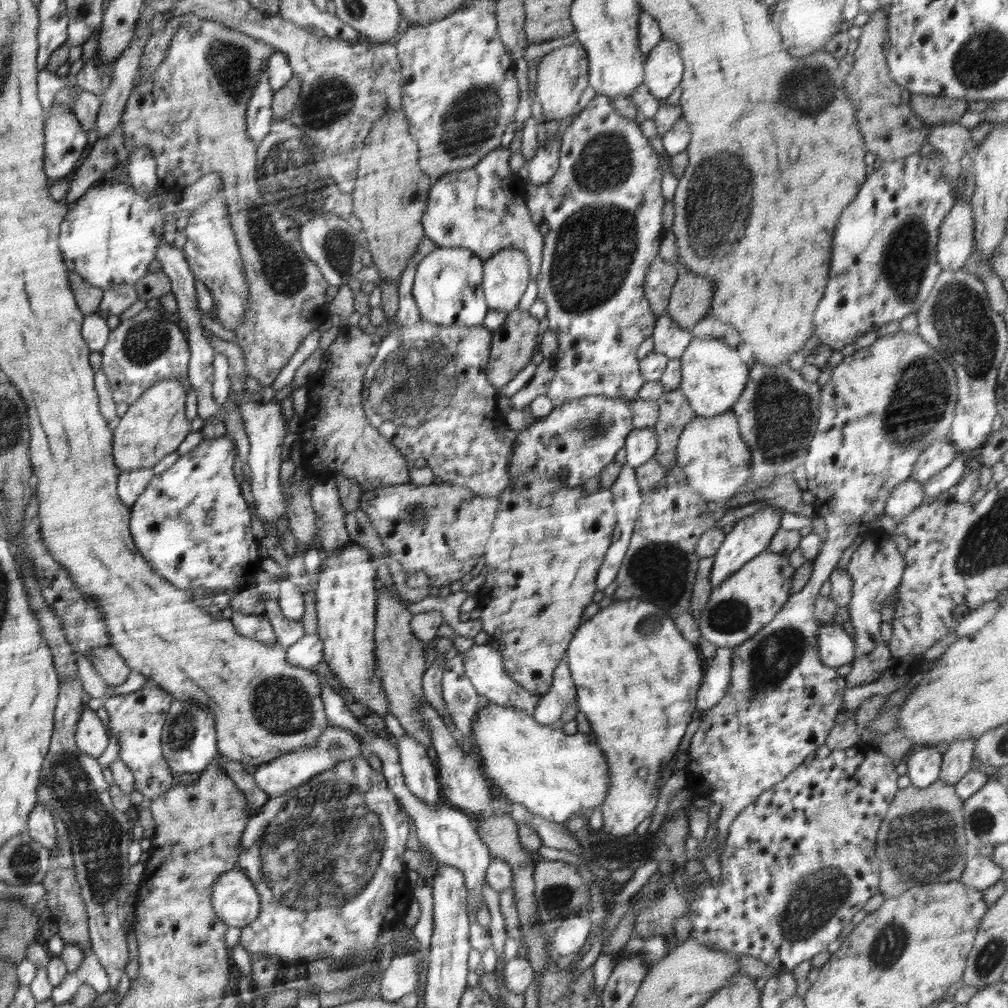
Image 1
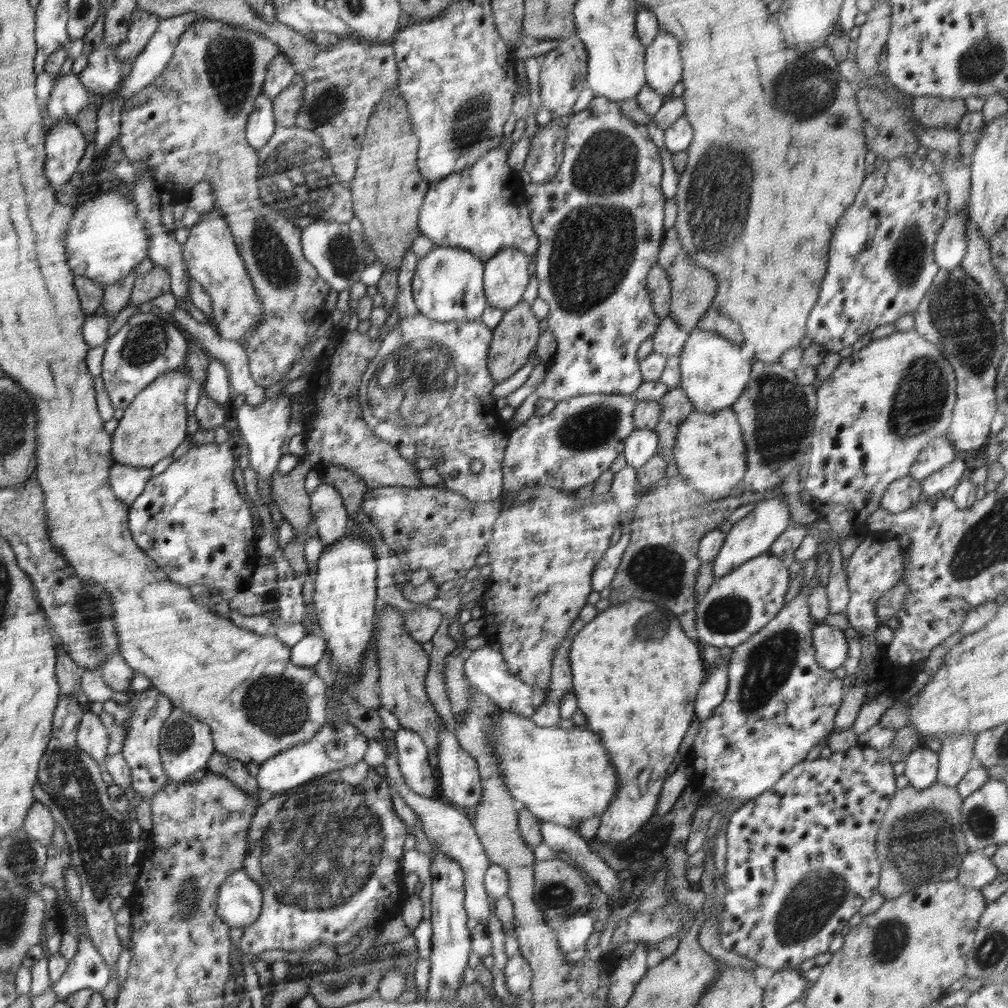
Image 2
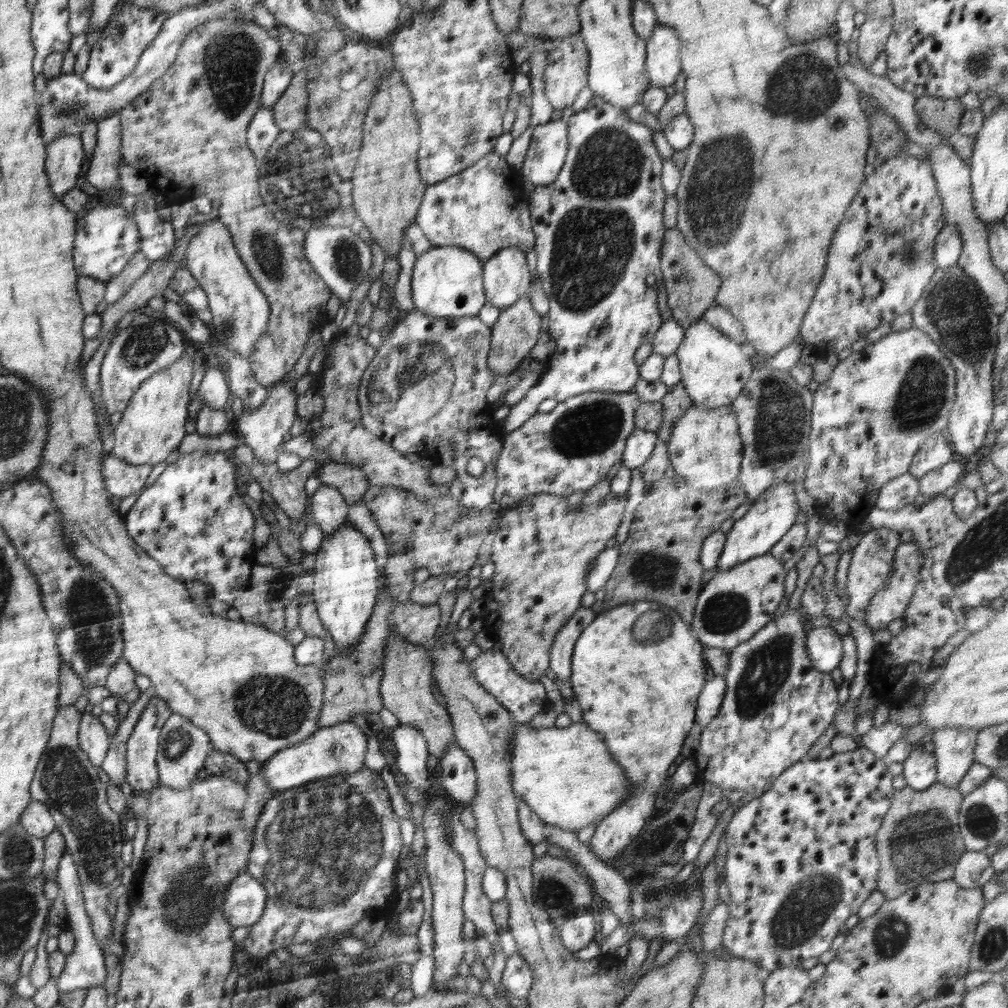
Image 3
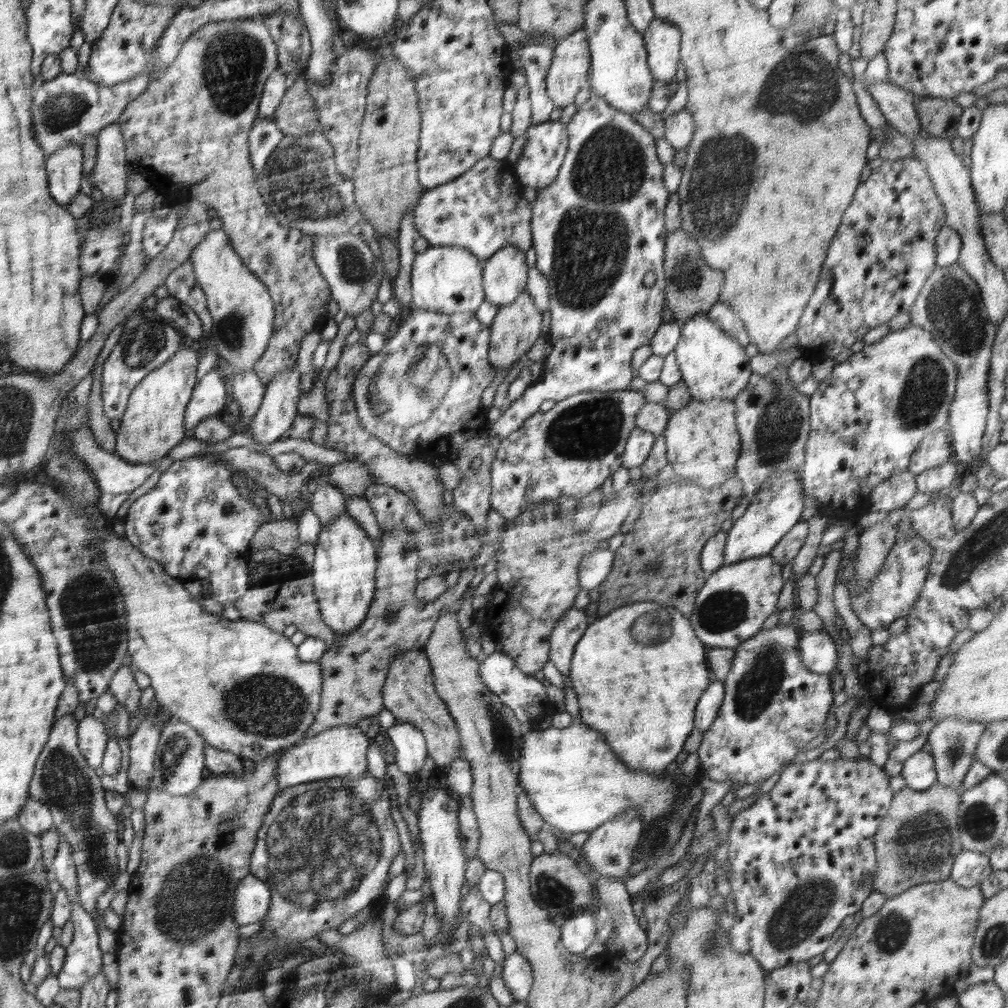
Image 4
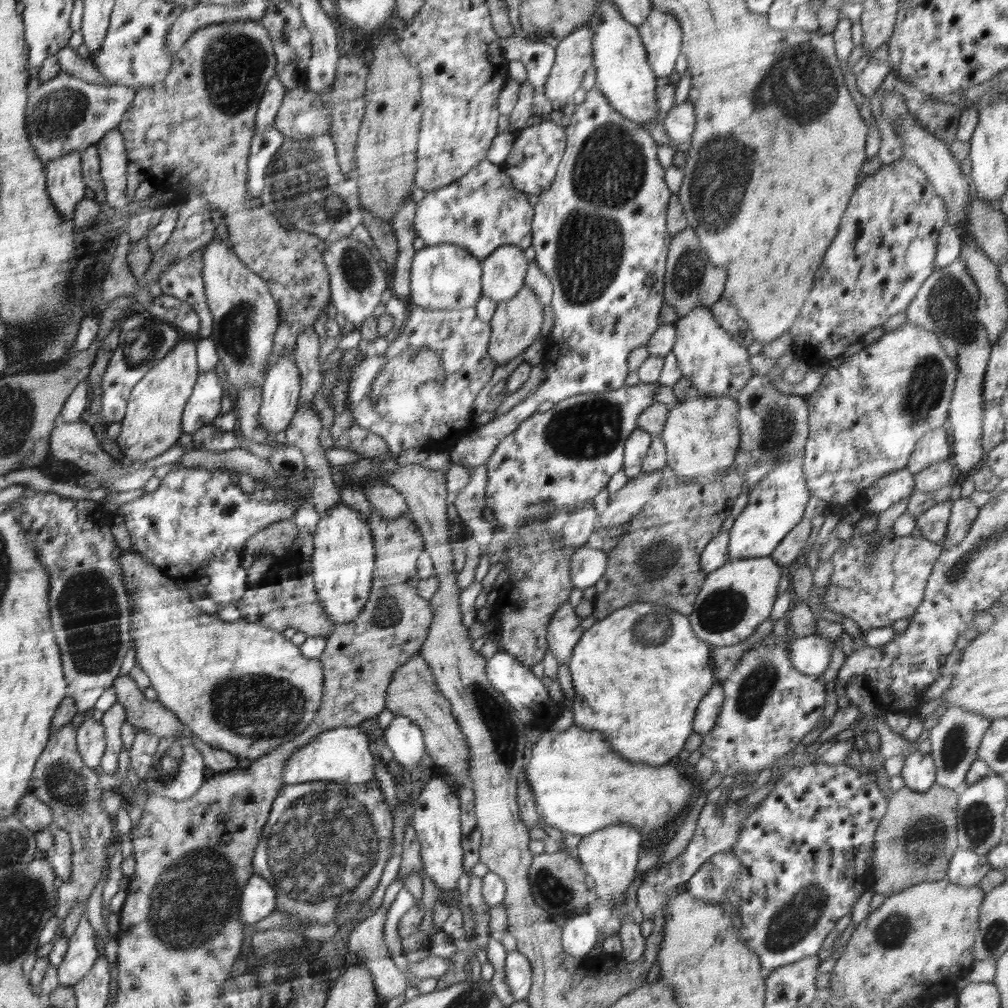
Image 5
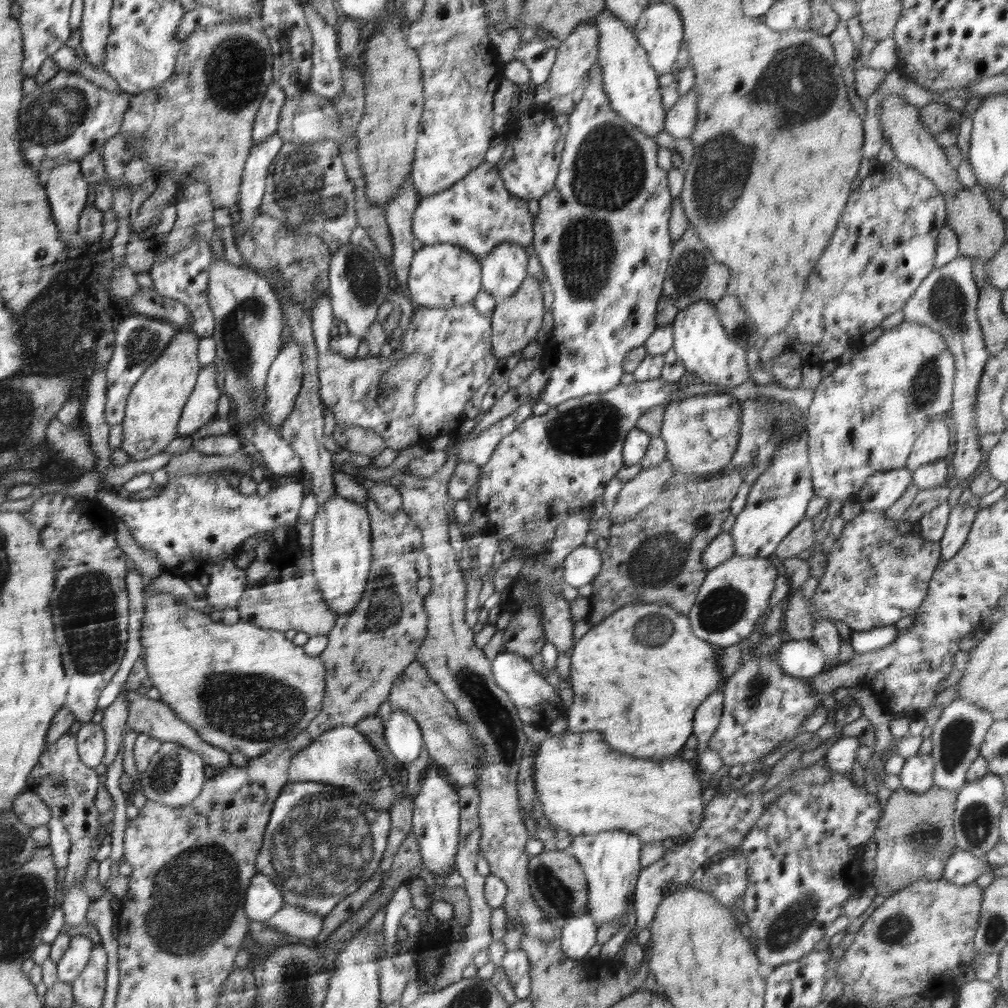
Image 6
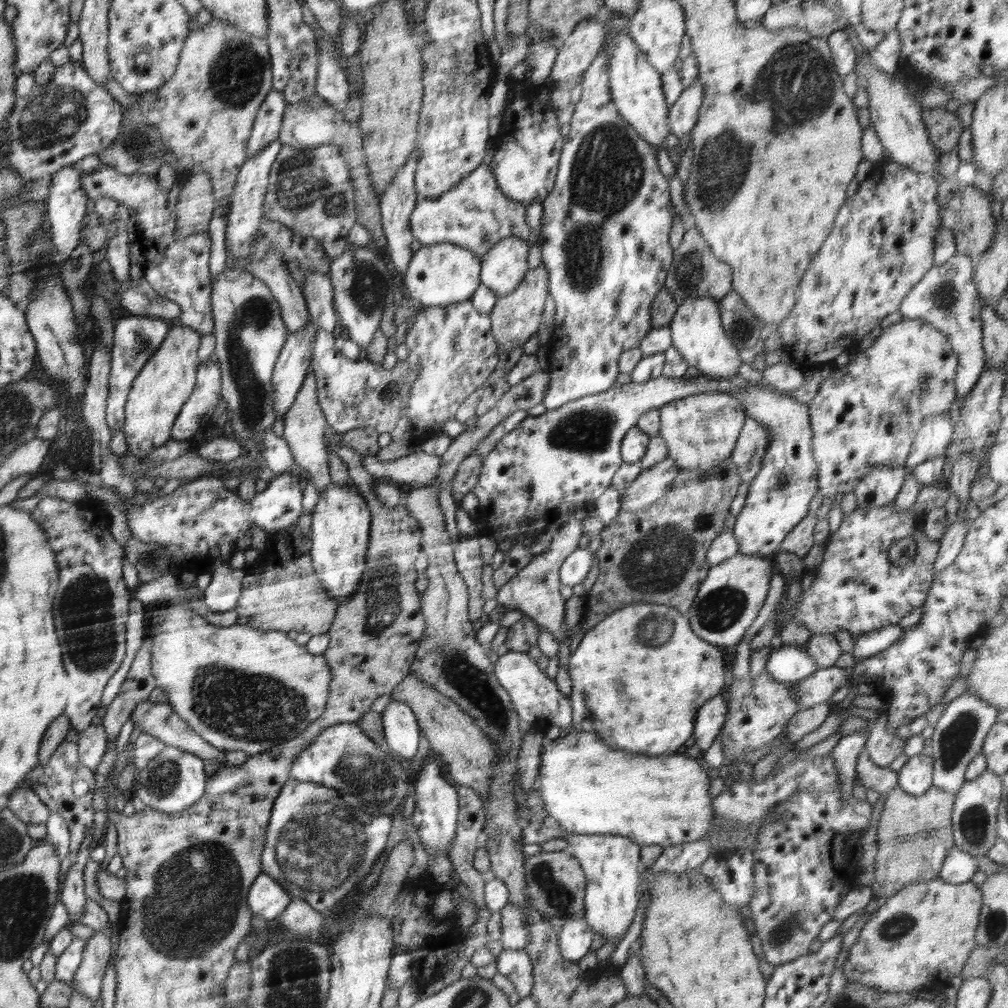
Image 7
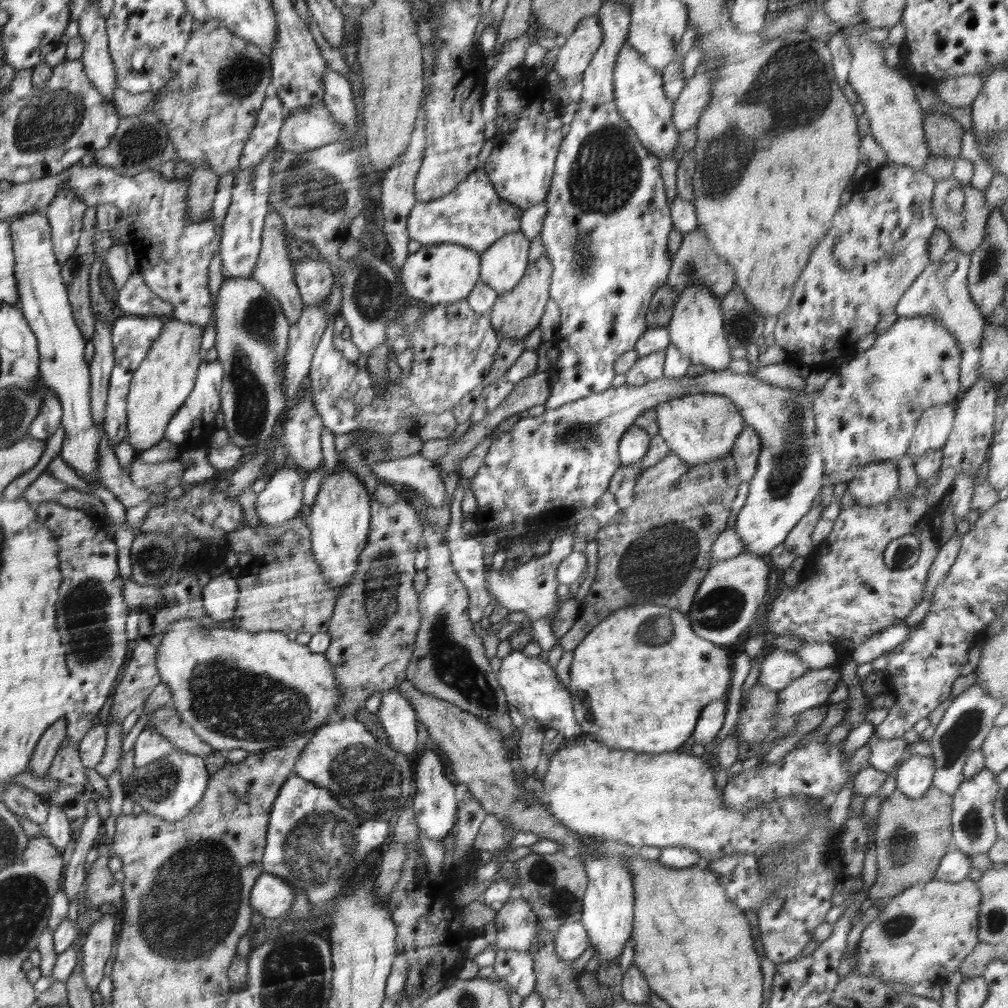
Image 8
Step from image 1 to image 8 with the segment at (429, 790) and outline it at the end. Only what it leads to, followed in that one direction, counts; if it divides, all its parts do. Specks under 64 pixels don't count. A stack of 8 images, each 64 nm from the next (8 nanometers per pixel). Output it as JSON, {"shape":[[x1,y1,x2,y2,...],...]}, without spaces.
{"shape":[[398,685,390,687,383,696,376,714,388,735,390,746,405,755,414,752,418,732,415,710,400,694]]}

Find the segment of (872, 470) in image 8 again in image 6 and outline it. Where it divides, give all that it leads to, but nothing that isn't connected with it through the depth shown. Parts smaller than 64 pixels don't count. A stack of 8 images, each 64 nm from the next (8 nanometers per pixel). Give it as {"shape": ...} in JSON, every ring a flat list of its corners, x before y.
{"shape":[[905,467,876,472,866,480,857,497,864,511,886,510,911,486,913,472]]}

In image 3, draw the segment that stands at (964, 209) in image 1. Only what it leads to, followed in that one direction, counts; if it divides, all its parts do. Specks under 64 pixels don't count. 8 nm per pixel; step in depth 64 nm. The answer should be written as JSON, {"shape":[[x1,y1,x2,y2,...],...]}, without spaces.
{"shape":[[953,224,944,225,935,238,933,260,937,268,945,269,959,262,963,240]]}

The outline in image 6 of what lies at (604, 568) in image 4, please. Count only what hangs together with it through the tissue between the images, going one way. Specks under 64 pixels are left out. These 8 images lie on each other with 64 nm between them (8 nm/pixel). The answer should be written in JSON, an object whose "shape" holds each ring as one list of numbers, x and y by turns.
{"shape":[[579,548,570,553,563,562,563,582,578,589,590,584,601,571,600,550]]}

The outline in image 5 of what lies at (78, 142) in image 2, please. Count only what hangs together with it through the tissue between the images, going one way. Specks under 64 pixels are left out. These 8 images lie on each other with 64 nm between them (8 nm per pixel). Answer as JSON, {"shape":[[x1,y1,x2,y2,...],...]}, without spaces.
{"shape":[[71,152,47,164,49,198,65,220,73,220,77,206,84,198,81,153]]}

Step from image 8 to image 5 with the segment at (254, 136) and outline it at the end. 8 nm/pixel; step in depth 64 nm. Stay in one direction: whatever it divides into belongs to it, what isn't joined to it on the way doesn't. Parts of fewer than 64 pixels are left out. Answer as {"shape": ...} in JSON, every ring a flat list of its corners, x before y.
{"shape":[[273,76,268,81,265,93,258,103,255,131,264,132,274,125,274,119,276,119,285,94,284,84]]}

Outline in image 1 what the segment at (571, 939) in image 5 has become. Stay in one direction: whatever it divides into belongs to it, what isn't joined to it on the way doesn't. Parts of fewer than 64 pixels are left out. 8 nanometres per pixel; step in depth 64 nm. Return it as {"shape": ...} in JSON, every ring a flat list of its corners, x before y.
{"shape":[[579,914,567,918,553,933,551,943,553,952,558,957,578,954,590,934,590,928,591,919,586,920]]}

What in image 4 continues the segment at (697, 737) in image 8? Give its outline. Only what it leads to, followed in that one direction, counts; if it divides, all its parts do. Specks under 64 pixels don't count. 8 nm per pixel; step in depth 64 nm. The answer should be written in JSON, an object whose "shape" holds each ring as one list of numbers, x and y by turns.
{"shape":[[712,678,711,683,702,693,698,706,696,706,696,718,694,718,693,726,696,726,702,733,706,733,706,730,710,728,710,725,717,717,724,695,725,686,723,681]]}

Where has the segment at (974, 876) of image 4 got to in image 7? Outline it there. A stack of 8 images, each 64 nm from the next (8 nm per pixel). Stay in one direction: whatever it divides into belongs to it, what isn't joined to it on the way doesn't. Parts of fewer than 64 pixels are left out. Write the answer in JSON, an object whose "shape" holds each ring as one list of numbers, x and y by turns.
{"shape":[[953,846,943,860,938,876,948,883,962,884,970,881,976,871,980,871,977,865,978,857]]}

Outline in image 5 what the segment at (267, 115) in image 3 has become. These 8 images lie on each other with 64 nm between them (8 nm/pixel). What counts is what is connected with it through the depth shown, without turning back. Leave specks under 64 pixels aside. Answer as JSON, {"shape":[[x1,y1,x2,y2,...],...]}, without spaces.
{"shape":[[274,126,264,132,254,132,247,160,247,192,253,198,260,198,268,165,284,139,283,134,278,132]]}

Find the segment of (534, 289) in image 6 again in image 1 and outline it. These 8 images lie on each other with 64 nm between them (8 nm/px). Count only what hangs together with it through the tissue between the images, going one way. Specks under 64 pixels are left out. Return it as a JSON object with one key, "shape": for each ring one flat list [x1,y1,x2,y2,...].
{"shape":[[516,307,507,313,506,320,501,327,491,331,487,379,496,390,508,384,516,374,524,370,530,363,534,346,538,342,538,324,539,320,527,310]]}

